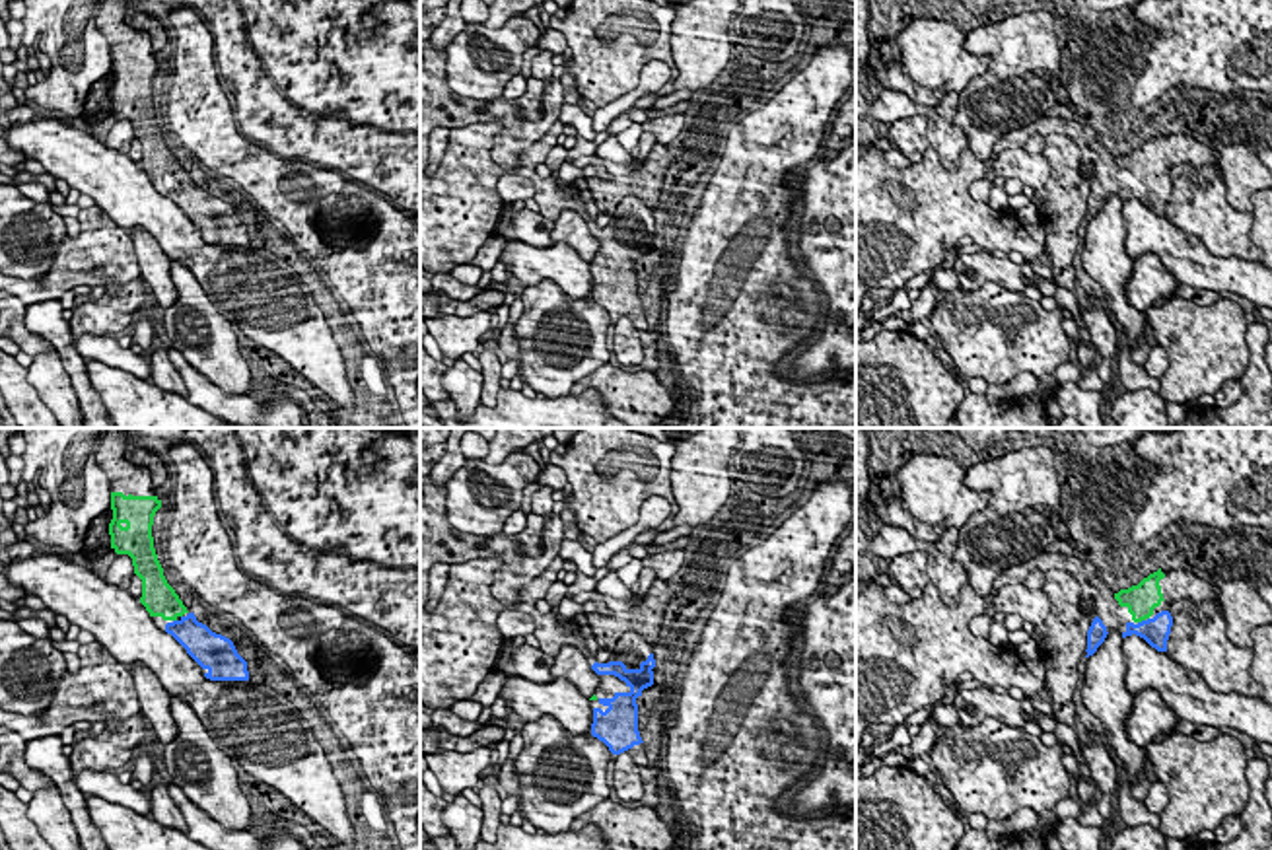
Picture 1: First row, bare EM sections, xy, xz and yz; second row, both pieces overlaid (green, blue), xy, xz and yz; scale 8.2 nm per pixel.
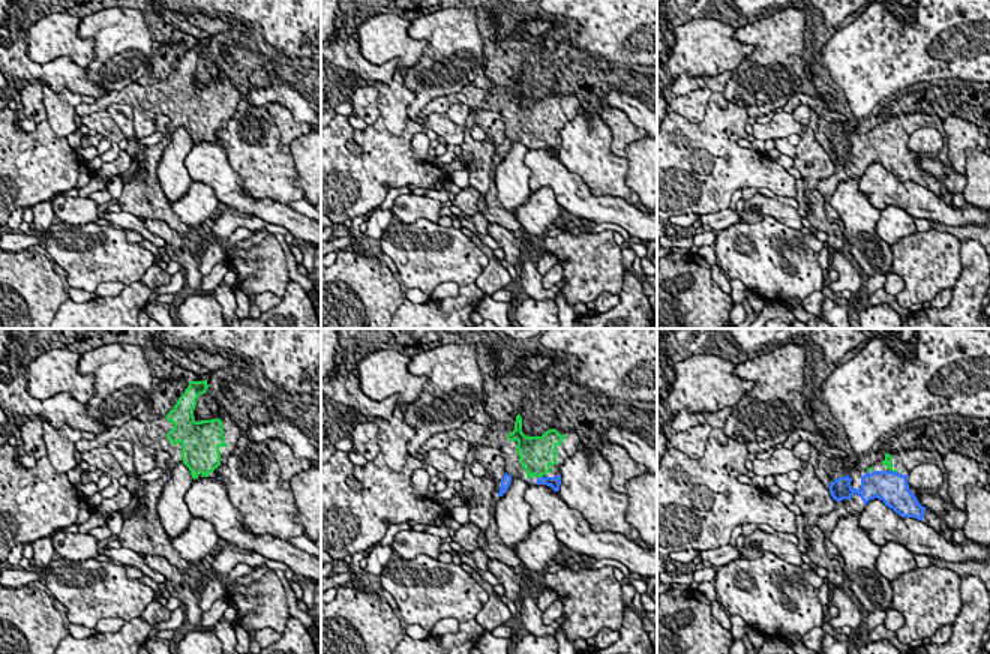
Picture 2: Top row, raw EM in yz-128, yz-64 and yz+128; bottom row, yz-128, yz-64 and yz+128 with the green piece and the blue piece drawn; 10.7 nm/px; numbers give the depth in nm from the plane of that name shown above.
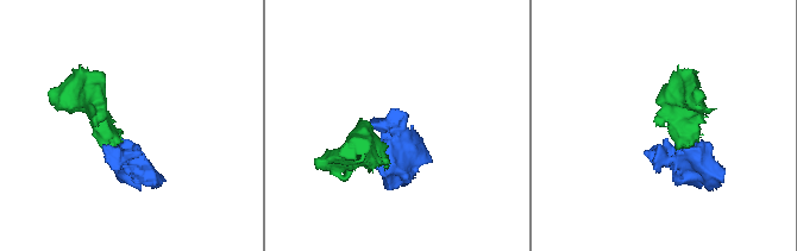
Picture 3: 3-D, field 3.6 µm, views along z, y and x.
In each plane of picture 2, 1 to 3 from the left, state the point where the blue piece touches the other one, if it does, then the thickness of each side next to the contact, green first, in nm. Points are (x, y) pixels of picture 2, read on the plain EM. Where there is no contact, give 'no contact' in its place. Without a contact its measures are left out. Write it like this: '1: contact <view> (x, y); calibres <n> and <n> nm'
1: no contact
2: no contact
3: contact yz+128 (894, 135); calibres 100 and 340 nm

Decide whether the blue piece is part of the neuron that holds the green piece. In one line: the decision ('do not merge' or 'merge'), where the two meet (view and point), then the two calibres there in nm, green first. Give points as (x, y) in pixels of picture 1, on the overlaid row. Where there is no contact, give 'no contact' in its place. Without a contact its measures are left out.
merge; meets green in yz at (1140, 621); 260 nm thick on the green side, 240 nm on the other

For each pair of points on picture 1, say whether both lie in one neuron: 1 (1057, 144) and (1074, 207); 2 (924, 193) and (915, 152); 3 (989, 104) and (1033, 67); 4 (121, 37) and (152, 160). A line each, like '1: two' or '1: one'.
1: one
2: two
3: one
4: one

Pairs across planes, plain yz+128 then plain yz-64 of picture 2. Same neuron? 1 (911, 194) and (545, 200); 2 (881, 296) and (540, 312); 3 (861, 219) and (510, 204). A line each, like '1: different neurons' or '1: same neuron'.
1: different neurons
2: different neurons
3: same neuron

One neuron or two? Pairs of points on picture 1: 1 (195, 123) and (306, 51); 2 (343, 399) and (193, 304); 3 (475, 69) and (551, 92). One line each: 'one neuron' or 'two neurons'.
1: two neurons
2: two neurons
3: two neurons

